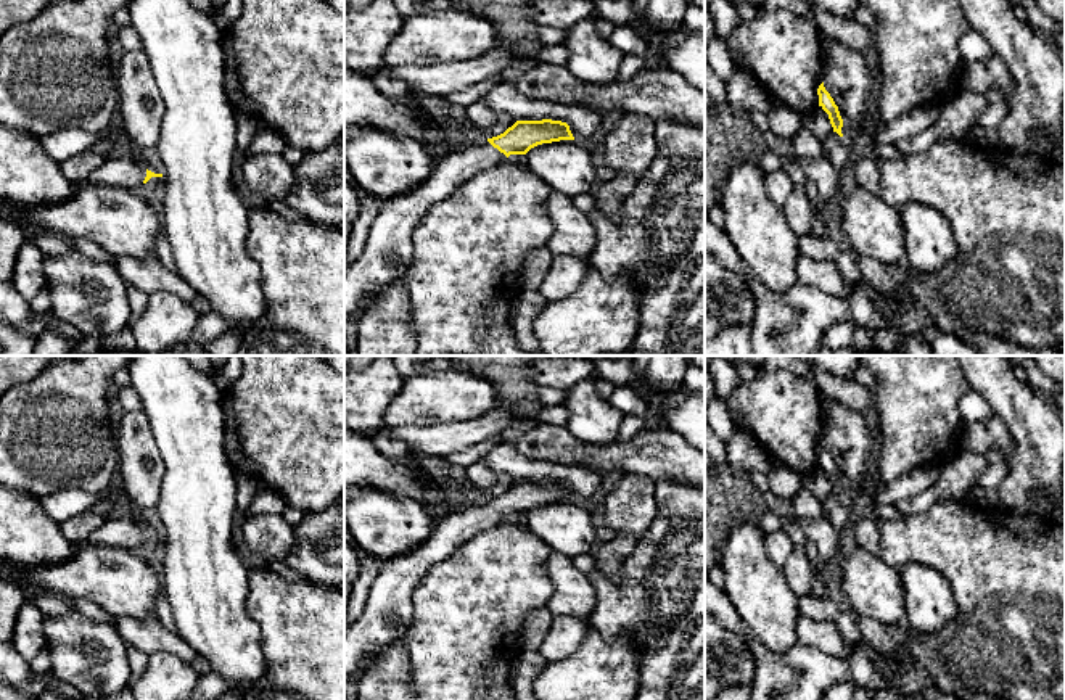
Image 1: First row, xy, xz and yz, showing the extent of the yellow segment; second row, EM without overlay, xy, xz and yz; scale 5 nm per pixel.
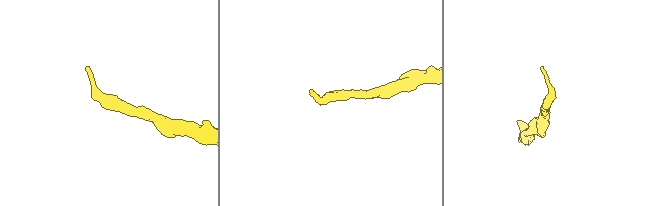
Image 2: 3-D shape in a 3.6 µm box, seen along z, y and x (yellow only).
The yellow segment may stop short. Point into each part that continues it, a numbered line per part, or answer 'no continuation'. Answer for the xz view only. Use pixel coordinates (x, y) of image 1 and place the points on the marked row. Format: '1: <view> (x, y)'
1: xz (386, 256)

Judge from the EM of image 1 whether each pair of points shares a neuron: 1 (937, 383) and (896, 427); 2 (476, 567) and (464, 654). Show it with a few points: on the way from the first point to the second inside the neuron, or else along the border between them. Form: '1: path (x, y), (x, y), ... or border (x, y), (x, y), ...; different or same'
1: path (929, 395), (908, 415); same
2: path (476, 588), (476, 601), (467, 613), (465, 633); same

